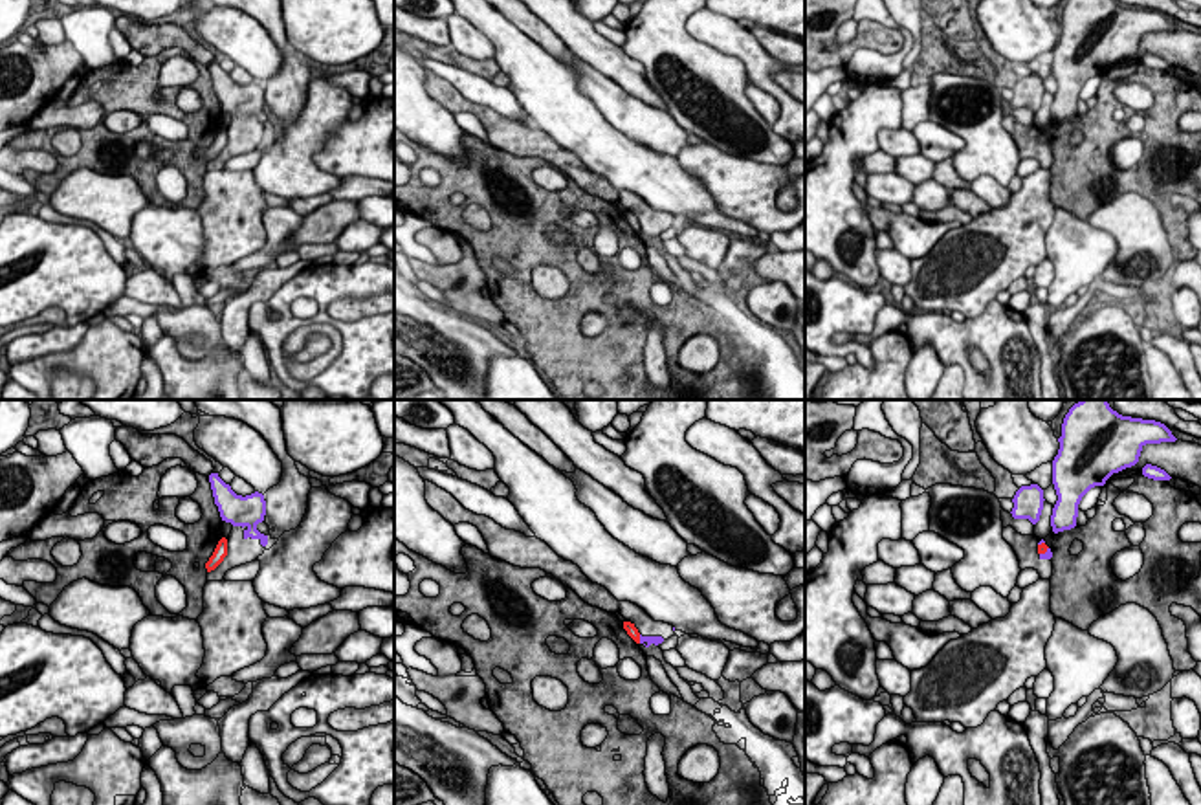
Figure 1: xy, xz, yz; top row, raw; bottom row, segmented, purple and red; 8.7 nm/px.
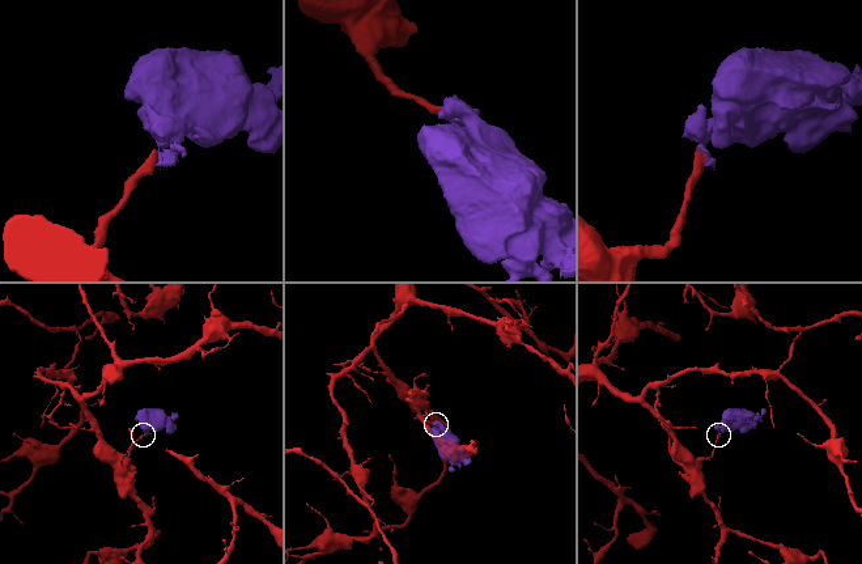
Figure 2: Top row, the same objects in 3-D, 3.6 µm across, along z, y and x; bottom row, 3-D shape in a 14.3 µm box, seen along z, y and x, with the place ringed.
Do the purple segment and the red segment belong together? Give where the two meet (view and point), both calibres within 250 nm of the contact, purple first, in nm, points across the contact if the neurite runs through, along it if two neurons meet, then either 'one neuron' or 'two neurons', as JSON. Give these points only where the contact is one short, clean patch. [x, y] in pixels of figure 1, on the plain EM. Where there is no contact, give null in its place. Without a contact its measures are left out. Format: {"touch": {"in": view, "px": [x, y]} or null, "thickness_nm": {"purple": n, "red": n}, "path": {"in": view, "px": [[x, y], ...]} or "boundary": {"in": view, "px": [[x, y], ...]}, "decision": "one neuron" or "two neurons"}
{"touch": {"in": "yz", "px": [1046, 142]}, "thickness_nm": {"purple": 70, "red": 90}, "boundary": {"in": "yz", "px": [[1047, 136], [1040, 143]]}, "decision": "two neurons"}

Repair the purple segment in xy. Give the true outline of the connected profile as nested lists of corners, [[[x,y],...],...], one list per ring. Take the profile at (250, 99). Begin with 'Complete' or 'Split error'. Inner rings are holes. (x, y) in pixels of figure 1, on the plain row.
Split error. [[[211,62],[209,72],[222,110],[233,114],[227,127],[227,145],[215,160],[207,161],[207,171],[222,171],[227,160],[251,152],[264,143],[268,125],[260,123],[257,114],[264,110],[266,90],[259,81],[246,86],[237,84],[218,62]]]

